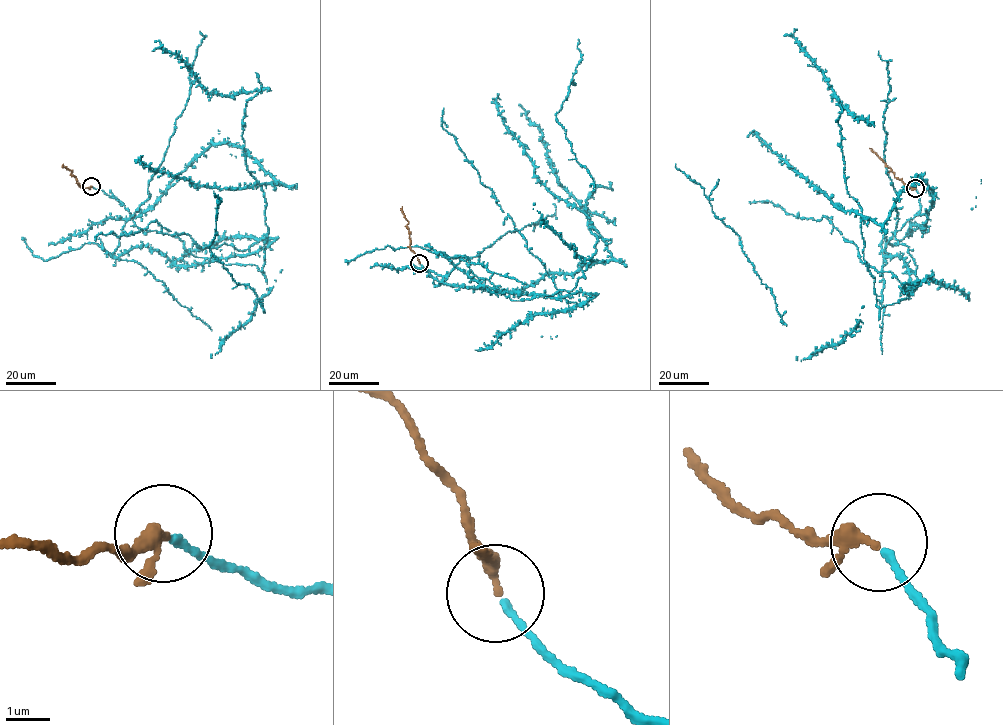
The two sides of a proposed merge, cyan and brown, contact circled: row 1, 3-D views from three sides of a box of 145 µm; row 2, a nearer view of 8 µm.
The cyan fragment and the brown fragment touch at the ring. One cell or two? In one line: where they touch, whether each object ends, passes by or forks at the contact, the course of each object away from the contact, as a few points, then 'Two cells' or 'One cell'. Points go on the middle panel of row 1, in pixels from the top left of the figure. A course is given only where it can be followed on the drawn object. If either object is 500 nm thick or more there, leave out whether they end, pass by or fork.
Place: (419, 263). At the ring cyan ends. At the ring brown passes by. Course of cyan: (420, 263), (446, 276), (465, 260), (513, 301), (570, 292), (597, 232), (611, 257), (513, 292), (370, 268). Course of brown: (419, 263), (410, 249), (408, 222), (402, 207). One cell

